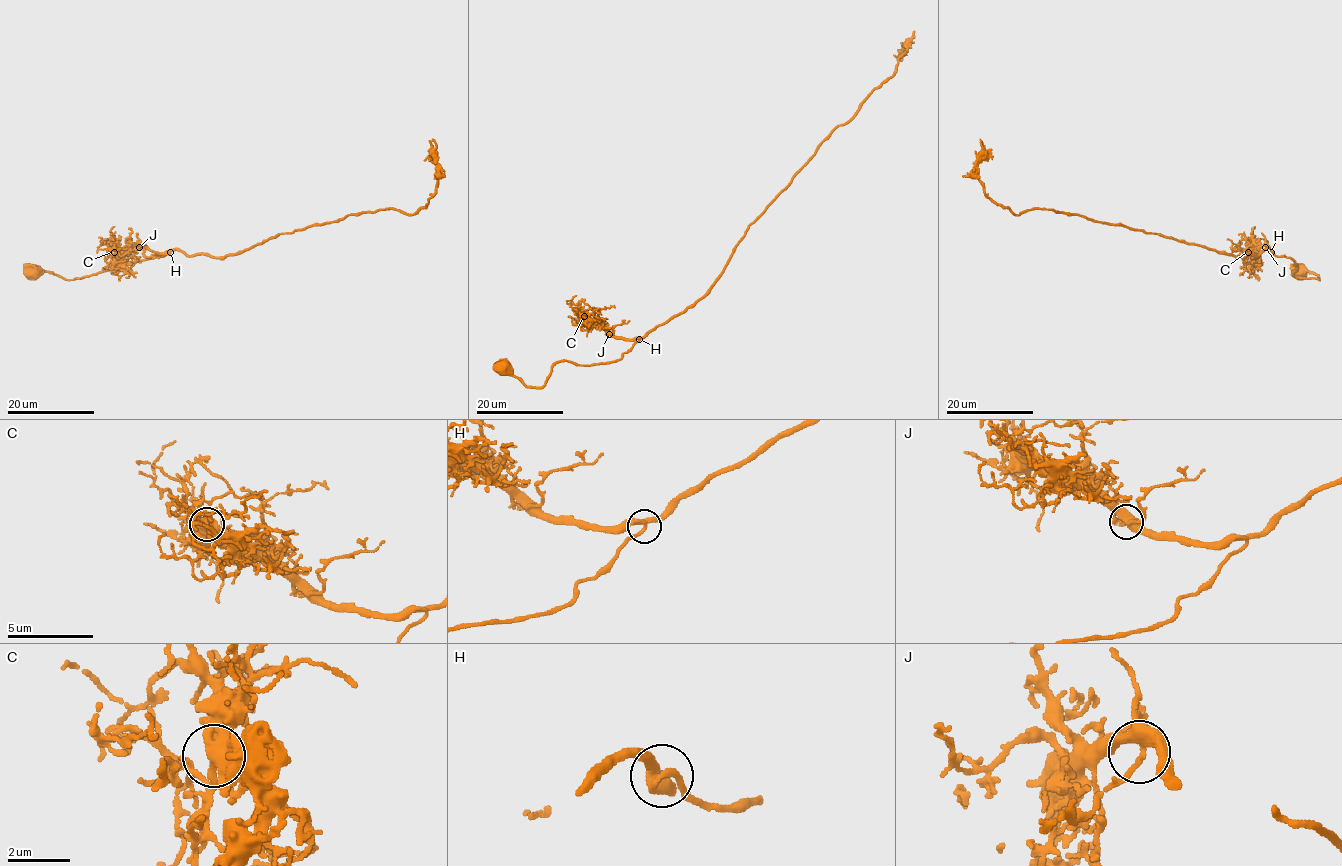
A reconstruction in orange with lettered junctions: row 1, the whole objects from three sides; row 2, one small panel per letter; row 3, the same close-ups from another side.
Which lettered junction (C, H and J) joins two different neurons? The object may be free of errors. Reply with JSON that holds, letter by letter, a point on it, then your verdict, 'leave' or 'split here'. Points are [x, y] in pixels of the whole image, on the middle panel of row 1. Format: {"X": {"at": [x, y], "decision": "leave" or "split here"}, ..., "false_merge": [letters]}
{"C": {"at": [584, 316], "decision": "leave"}, "H": {"at": [639, 339], "decision": "leave"}, "J": {"at": [609, 334], "decision": "leave"}, "false_merge": []}

